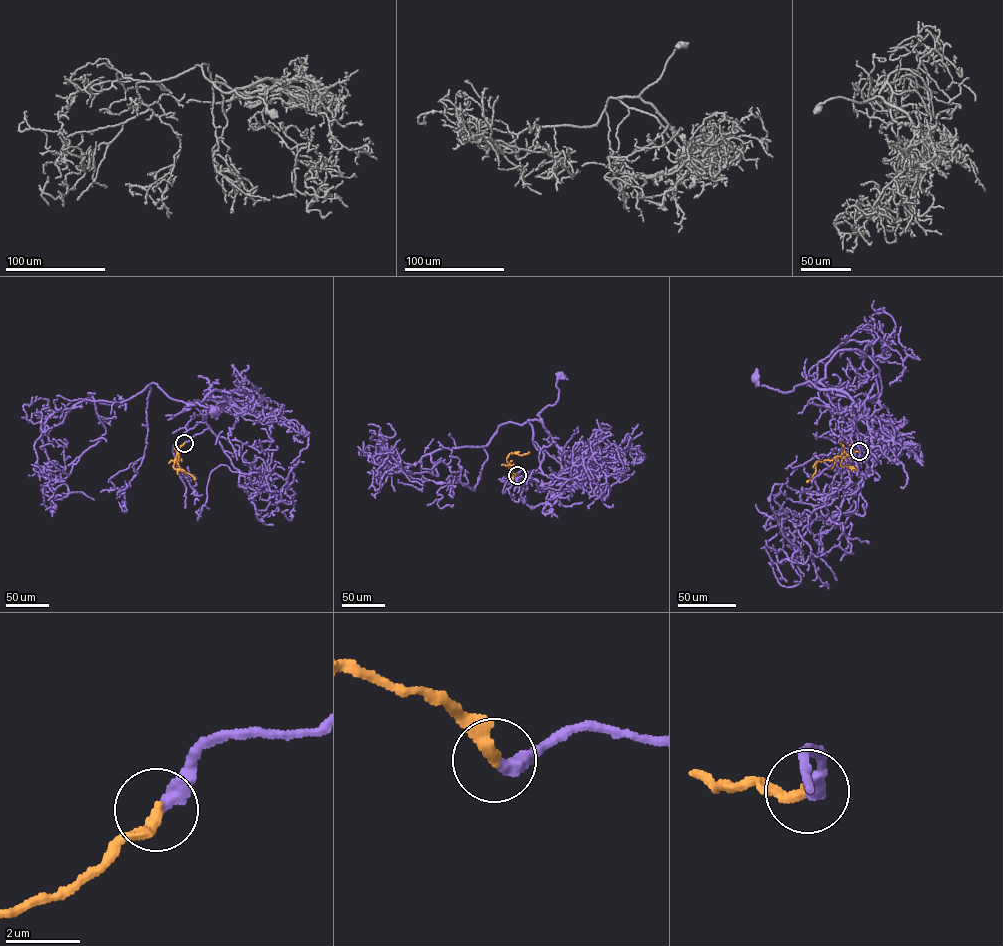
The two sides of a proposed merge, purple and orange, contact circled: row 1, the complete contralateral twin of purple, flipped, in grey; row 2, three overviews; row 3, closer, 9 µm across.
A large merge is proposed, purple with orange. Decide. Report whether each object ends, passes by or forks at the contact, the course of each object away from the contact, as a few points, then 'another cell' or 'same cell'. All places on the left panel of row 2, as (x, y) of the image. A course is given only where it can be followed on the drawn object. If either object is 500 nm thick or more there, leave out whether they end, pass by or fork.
purple ends there; orange ends there; purple runs (184, 443), (209, 428), (206, 405), (188, 404), (200, 402), (215, 411), (211, 417), (214, 410); orange runs (184, 443), (177, 452), (173, 467), (189, 473), (194, 479); same cell

